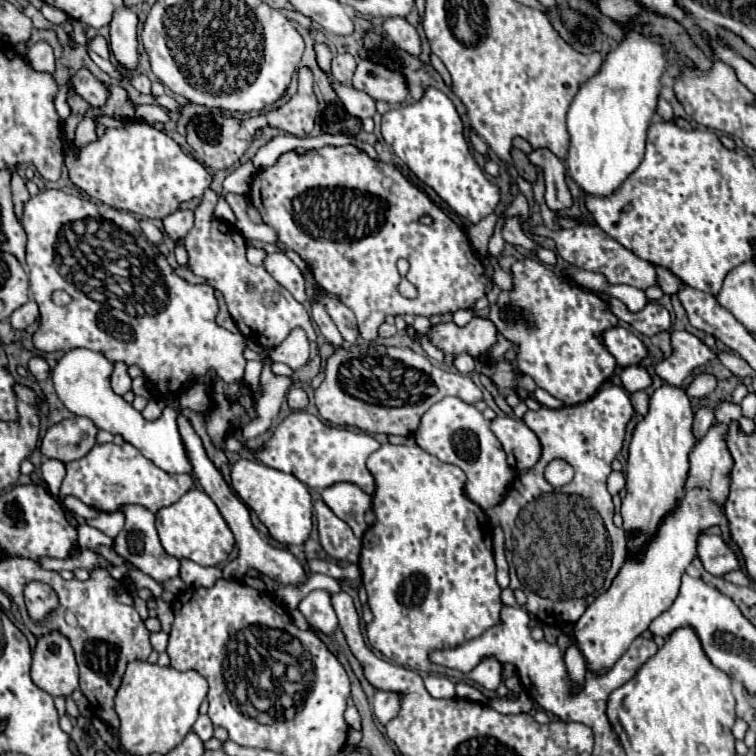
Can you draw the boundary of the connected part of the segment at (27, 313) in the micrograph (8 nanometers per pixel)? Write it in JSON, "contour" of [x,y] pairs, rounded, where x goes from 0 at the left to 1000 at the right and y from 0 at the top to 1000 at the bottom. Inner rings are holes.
{"contour":[[[37,397],[32,405],[26,405],[24,410],[16,413],[13,429],[16,429],[19,434],[32,437],[32,434],[37,434],[37,431],[48,423],[48,418],[50,418],[50,405],[48,405],[45,397]]]}

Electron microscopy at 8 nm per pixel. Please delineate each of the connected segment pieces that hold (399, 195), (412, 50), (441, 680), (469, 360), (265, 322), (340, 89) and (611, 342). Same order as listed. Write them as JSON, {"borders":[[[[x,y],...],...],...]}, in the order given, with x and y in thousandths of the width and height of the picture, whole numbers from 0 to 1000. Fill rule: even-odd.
{"borders":[[[[431,193],[402,204],[373,204],[362,220],[339,230],[331,249],[331,265],[344,280],[349,296],[368,307],[370,320],[407,347],[421,378],[450,394],[468,413],[476,444],[484,450],[500,444],[497,437],[513,415],[590,415],[608,407],[624,407],[627,399],[640,392],[646,368],[640,365],[638,347],[627,339],[614,304],[608,304],[606,296],[601,296],[556,249],[542,243],[519,217],[497,214],[471,193]],[[558,283],[574,288],[571,299],[553,294]],[[529,341],[542,347],[537,370],[550,378],[550,397],[540,397],[526,386],[532,365],[524,349]]],[[[511,24],[508,26],[508,40],[513,50],[524,56],[526,63],[537,66],[545,74],[556,71],[556,48],[550,37],[545,37],[534,24]]],[[[563,892],[561,894],[561,905],[563,905],[563,913],[574,923],[601,923],[601,902],[593,899],[590,894]]],[[[607,468],[601,476],[599,484],[604,487],[608,493],[619,496],[628,488],[628,476],[620,468]]],[[[275,249],[267,259],[265,272],[257,278],[259,296],[243,317],[251,357],[259,365],[272,368],[272,376],[278,376],[283,384],[294,386],[294,392],[302,402],[302,413],[310,421],[320,444],[325,450],[341,455],[344,460],[360,463],[360,460],[370,458],[373,450],[389,434],[402,434],[407,450],[418,450],[418,442],[415,442],[405,407],[381,384],[376,384],[352,360],[349,352],[333,352],[325,344],[323,312],[315,307],[315,302],[310,296],[302,296],[283,286],[286,267],[288,267],[288,257],[280,249]]],[[[442,111],[442,116],[444,116],[444,124],[452,132],[455,143],[466,153],[471,153],[476,159],[495,153],[497,140],[495,140],[495,132],[484,122],[476,122],[476,119],[463,116],[463,114],[455,114],[455,111]]],[[[810,431],[807,437],[802,437],[802,442],[796,442],[796,450],[820,487],[847,481],[847,476],[857,468],[854,458],[844,450],[844,444],[839,444],[825,431]]]]}

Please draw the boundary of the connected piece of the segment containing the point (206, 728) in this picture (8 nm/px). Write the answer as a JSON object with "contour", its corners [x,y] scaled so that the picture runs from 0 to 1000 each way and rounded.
{"contour":[[[265,947],[262,952],[259,952],[259,958],[257,958],[257,963],[254,963],[259,971],[262,971],[262,976],[267,979],[267,981],[272,981],[275,976],[280,976],[280,955],[278,955],[278,950],[275,947]]]}

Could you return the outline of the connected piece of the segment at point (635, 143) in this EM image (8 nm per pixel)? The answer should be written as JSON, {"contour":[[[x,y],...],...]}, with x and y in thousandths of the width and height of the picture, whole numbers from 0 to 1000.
{"contour":[[[828,42],[823,58],[817,58],[804,77],[799,79],[794,95],[783,101],[775,111],[767,114],[751,146],[751,175],[754,175],[754,198],[749,206],[749,222],[757,238],[772,257],[802,262],[823,246],[823,241],[844,222],[852,209],[854,172],[868,148],[873,103],[881,95],[881,66],[873,58],[873,50],[854,50],[844,42]]]}

